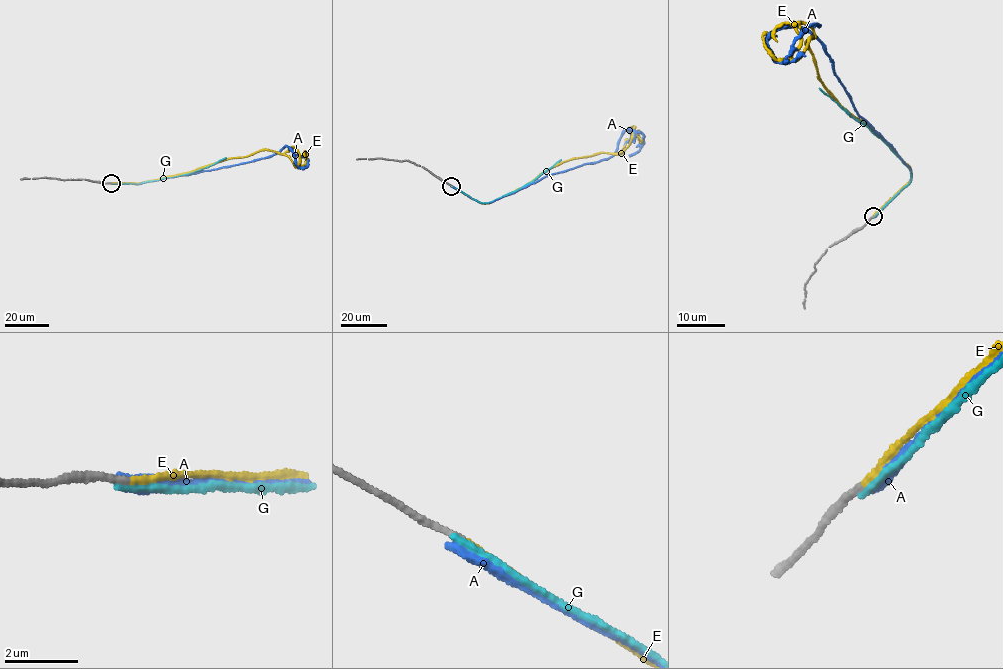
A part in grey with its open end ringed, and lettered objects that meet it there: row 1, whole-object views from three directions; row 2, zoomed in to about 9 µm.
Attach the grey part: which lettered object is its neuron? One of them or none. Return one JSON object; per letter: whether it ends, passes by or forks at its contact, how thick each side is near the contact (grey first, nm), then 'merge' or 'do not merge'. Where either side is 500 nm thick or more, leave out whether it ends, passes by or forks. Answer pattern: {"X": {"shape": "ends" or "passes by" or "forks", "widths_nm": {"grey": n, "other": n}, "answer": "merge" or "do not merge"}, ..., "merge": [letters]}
{"A": {"shape": "ends", "widths_nm": {"grey": 180, "other": 400}, "answer": "do not merge"}, "E": {"shape": "ends", "widths_nm": {"grey": 180, "other": 150}, "answer": "merge"}, "G": {"shape": "ends", "widths_nm": {"grey": 200, "other": 170}, "answer": "do not merge"}, "merge": ["E"]}

